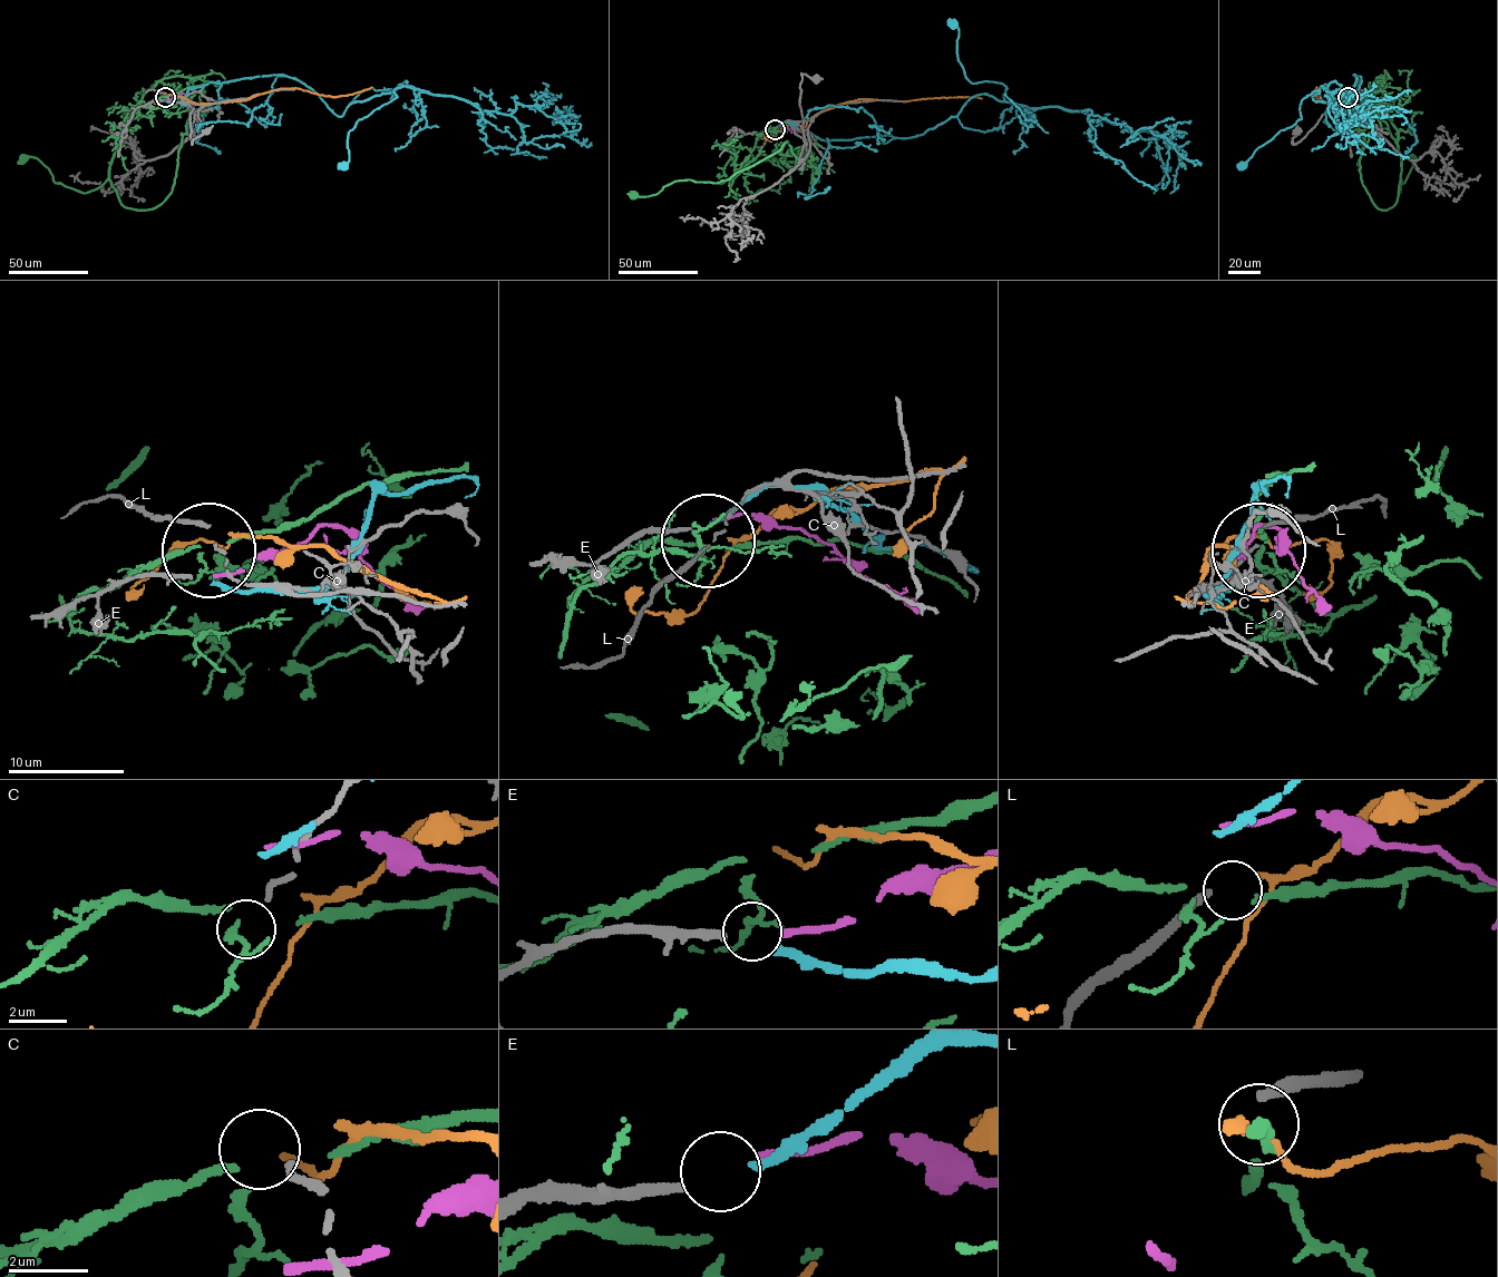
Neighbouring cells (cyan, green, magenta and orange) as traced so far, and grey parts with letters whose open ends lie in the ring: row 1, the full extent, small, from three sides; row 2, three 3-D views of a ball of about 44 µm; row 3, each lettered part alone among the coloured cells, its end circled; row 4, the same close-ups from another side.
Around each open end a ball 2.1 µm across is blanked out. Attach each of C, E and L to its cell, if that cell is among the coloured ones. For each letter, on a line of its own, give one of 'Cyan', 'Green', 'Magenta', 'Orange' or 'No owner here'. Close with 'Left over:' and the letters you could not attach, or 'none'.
C: No owner here
E: Cyan
L: Orange
Left over: C

